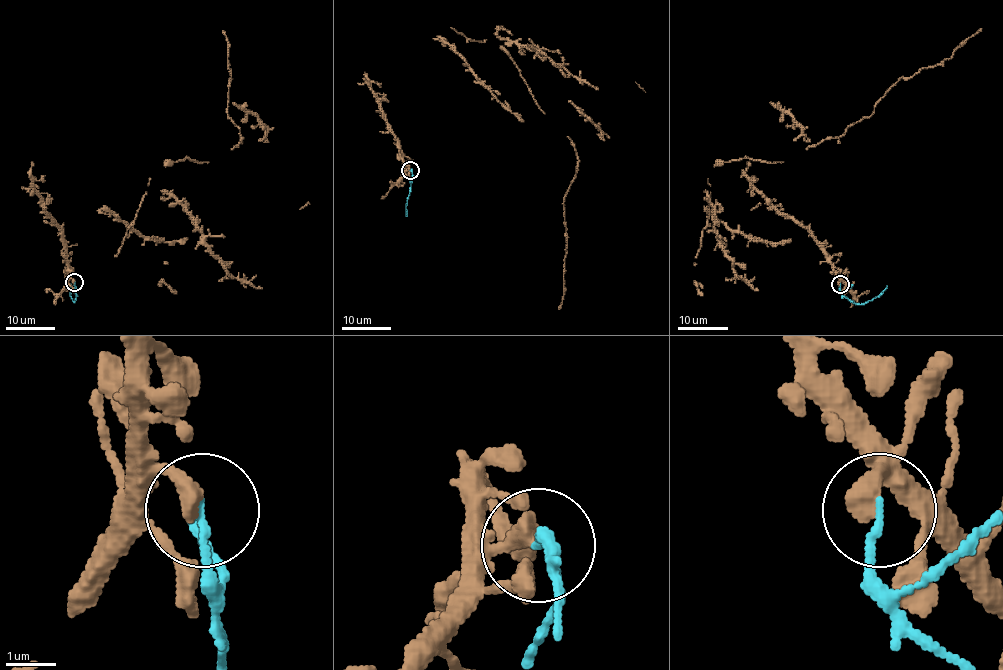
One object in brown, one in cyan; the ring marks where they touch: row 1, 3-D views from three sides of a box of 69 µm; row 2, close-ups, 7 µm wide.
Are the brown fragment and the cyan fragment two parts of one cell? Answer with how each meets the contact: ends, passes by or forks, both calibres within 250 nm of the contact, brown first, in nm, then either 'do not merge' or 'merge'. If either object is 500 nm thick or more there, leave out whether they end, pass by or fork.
brown ends there; cyan ends there; 440 nm thick on the brown side, 160 nm on the other; do not merge

